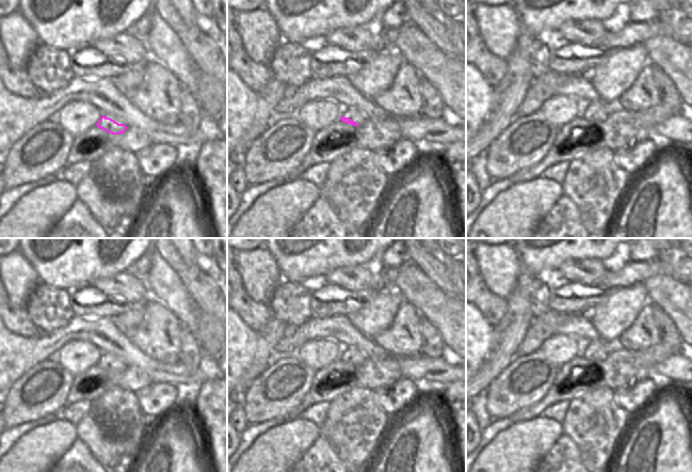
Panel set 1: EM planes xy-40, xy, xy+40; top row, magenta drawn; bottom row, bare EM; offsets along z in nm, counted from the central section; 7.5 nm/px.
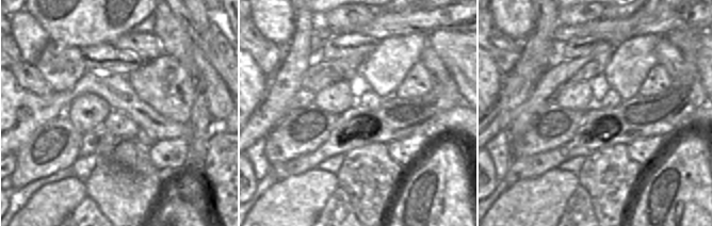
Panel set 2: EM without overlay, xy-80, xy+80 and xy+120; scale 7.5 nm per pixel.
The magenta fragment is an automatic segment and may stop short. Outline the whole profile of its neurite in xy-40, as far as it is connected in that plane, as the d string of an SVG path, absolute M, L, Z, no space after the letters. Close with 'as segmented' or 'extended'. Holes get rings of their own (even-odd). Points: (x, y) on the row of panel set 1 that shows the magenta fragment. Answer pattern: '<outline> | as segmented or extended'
M112 113L102 115L96 126L112 135L120 135L128 128L116 115Z | extended

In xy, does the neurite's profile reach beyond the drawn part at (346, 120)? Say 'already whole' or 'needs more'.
needs more

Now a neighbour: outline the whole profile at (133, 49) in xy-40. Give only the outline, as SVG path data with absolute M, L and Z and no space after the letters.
M120 32L110 38L101 38L92 44L108 56L120 56L131 64L147 62L149 50L145 38L138 38L127 32Z

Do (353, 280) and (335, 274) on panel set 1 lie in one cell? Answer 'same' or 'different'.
same

